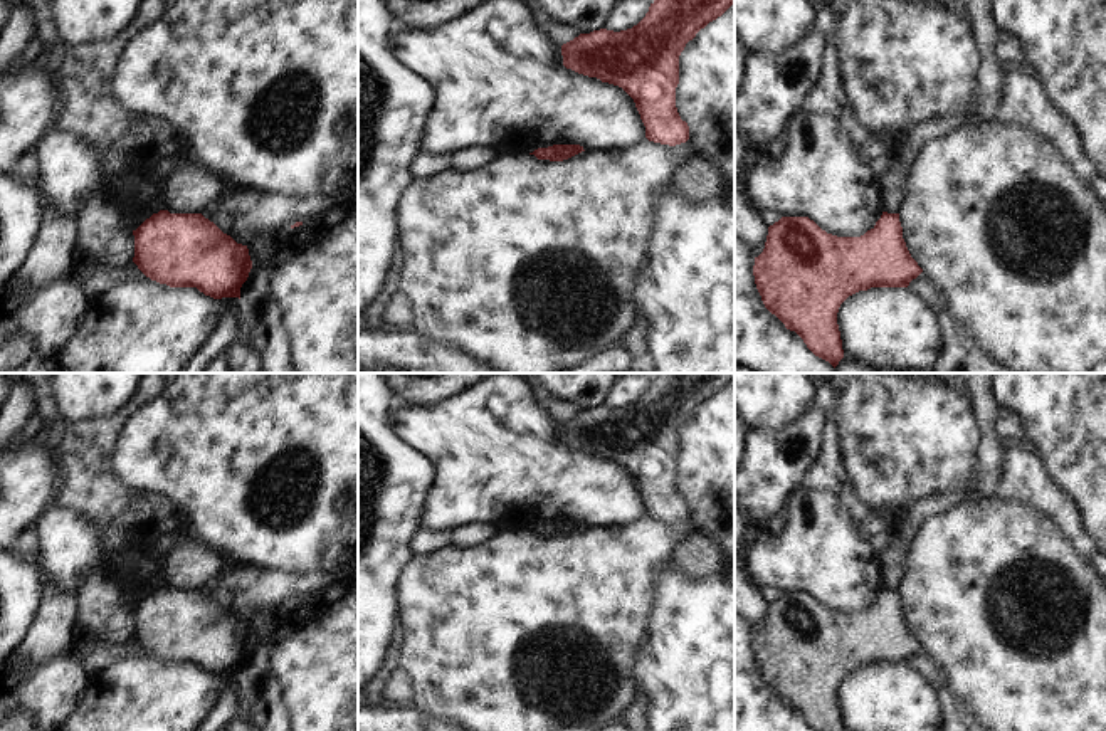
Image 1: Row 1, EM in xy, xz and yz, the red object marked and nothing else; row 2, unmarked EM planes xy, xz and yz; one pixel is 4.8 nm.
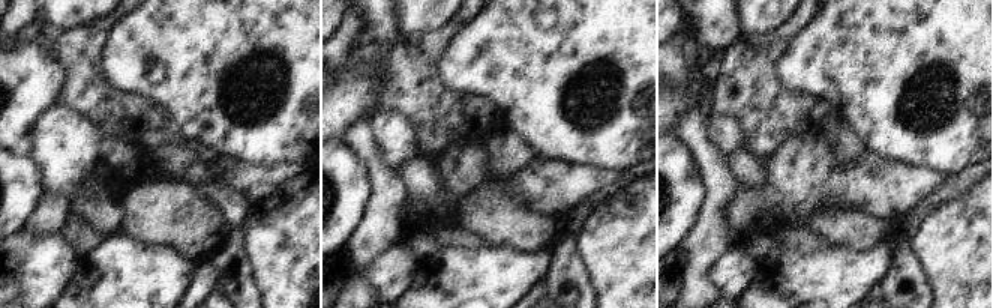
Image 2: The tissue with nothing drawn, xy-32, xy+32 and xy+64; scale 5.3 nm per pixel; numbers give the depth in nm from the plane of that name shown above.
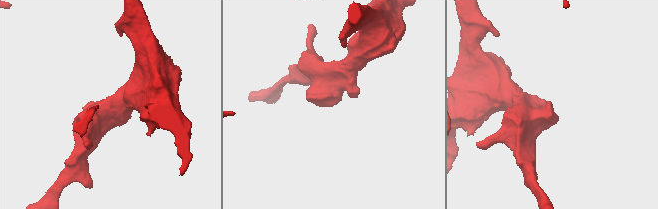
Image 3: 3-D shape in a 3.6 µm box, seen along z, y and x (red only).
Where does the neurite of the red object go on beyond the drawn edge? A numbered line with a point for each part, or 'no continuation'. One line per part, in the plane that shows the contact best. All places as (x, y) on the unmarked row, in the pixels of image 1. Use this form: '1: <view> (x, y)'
no continuation

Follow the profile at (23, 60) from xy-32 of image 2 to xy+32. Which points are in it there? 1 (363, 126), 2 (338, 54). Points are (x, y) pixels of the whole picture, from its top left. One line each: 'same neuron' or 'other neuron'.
1: other neuron
2: other neuron

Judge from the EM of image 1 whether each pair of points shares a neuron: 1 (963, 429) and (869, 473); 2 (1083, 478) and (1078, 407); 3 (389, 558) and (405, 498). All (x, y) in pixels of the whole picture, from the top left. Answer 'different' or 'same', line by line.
1: same
2: same
3: same

